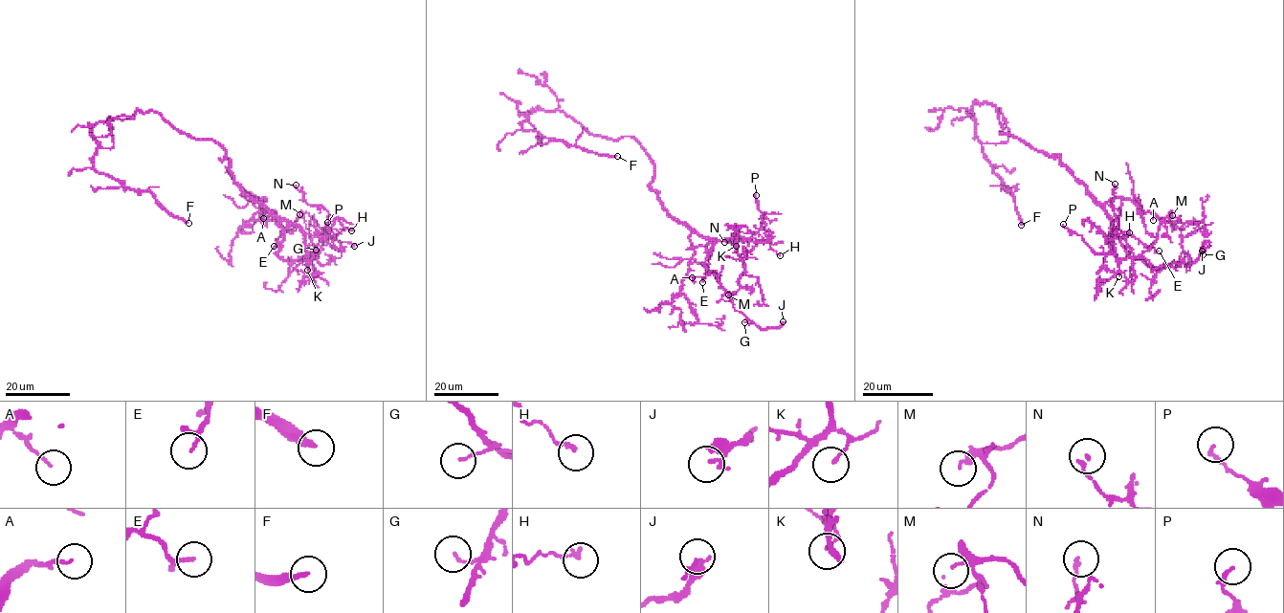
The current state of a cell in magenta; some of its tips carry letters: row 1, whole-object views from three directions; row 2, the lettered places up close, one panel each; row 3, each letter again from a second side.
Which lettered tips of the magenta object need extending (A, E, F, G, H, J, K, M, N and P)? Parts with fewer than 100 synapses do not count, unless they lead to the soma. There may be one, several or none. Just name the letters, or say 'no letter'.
F

